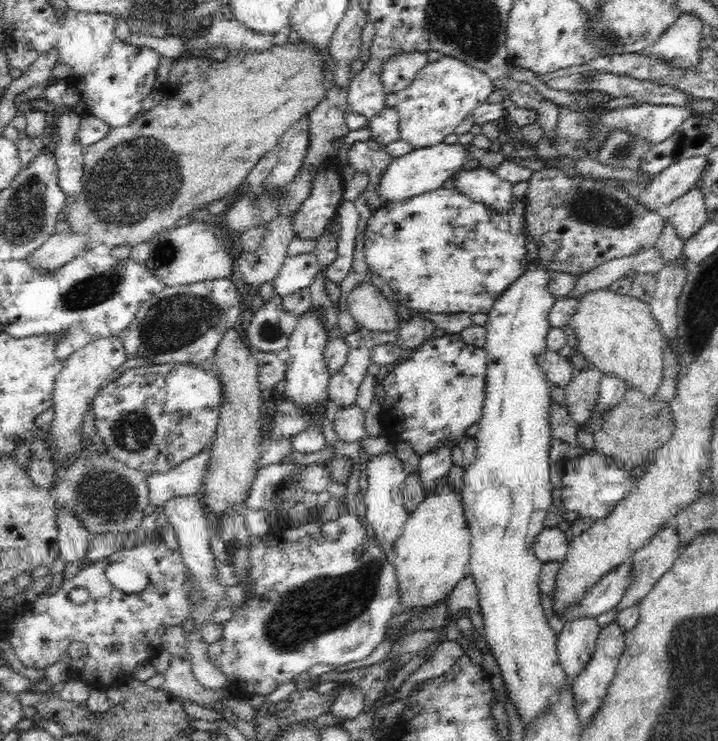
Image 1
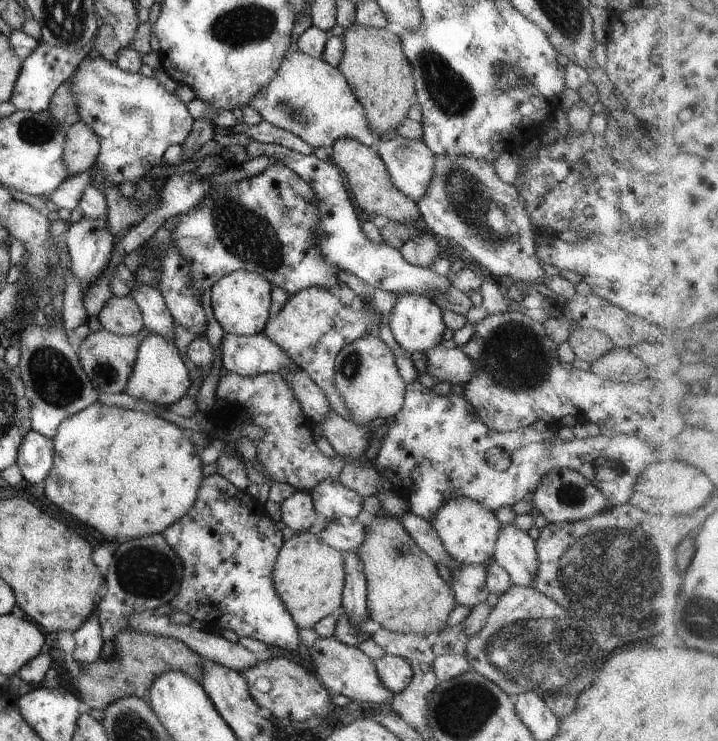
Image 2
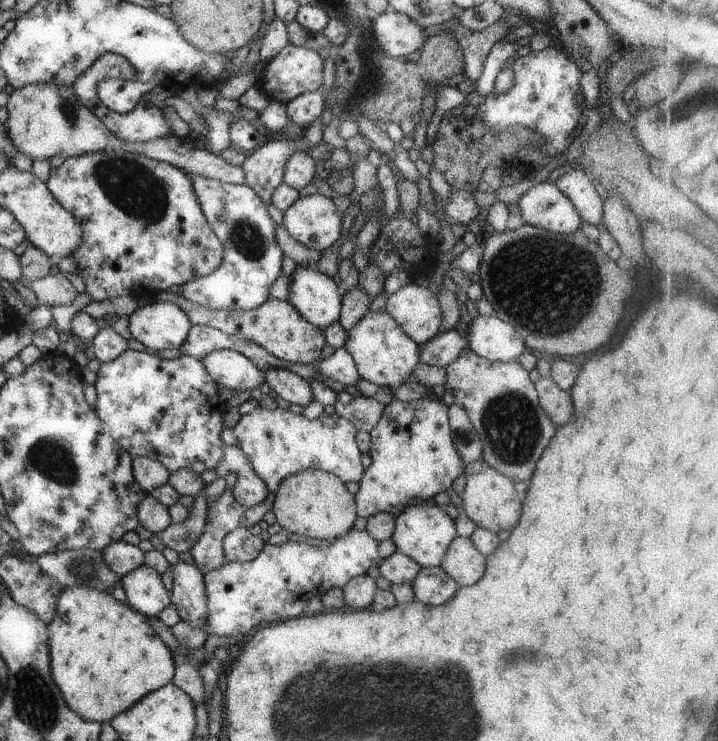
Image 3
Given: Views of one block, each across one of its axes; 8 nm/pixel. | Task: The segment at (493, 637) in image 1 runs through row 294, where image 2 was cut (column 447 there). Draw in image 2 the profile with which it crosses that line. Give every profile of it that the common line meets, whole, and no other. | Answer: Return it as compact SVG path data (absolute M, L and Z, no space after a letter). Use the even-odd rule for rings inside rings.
M467 496L449 498L430 521L450 557L462 564L484 563L495 551L502 524L495 512Z

